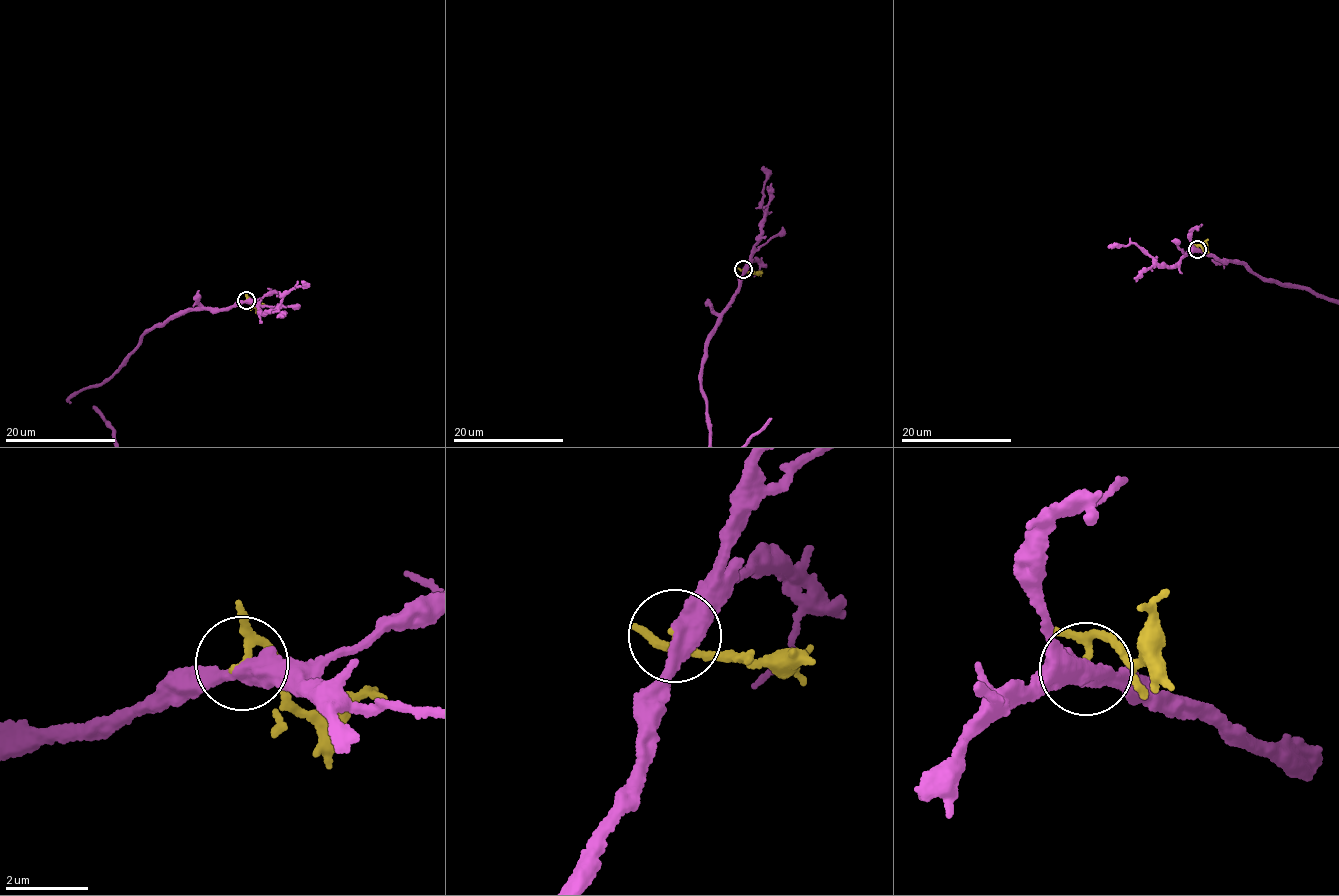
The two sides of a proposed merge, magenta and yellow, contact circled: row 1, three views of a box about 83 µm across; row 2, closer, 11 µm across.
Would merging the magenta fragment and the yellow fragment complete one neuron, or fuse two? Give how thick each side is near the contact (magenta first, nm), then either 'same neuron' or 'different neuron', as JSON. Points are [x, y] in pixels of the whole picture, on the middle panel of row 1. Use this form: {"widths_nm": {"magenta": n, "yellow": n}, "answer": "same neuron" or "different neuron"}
{"widths_nm": {"magenta": 440, "yellow": 140}, "answer": "different neuron"}

